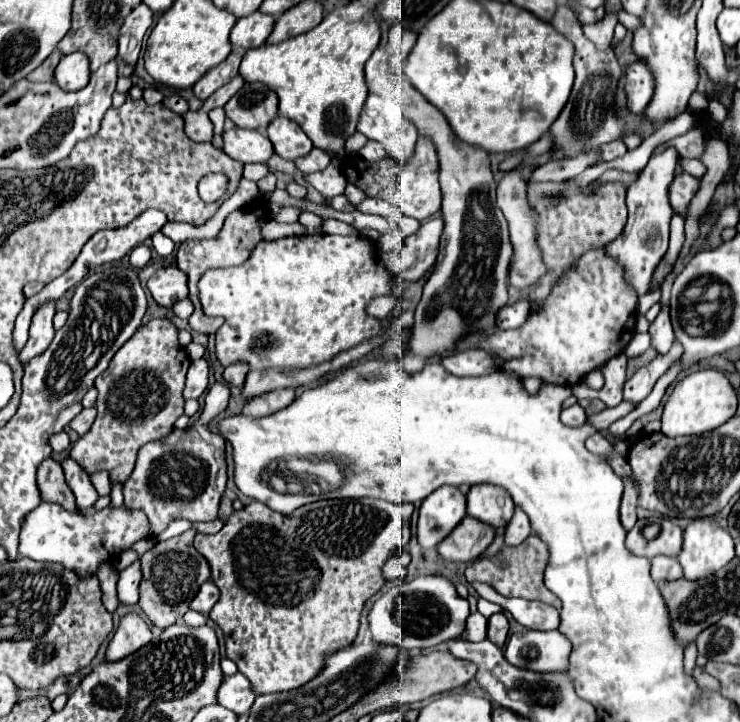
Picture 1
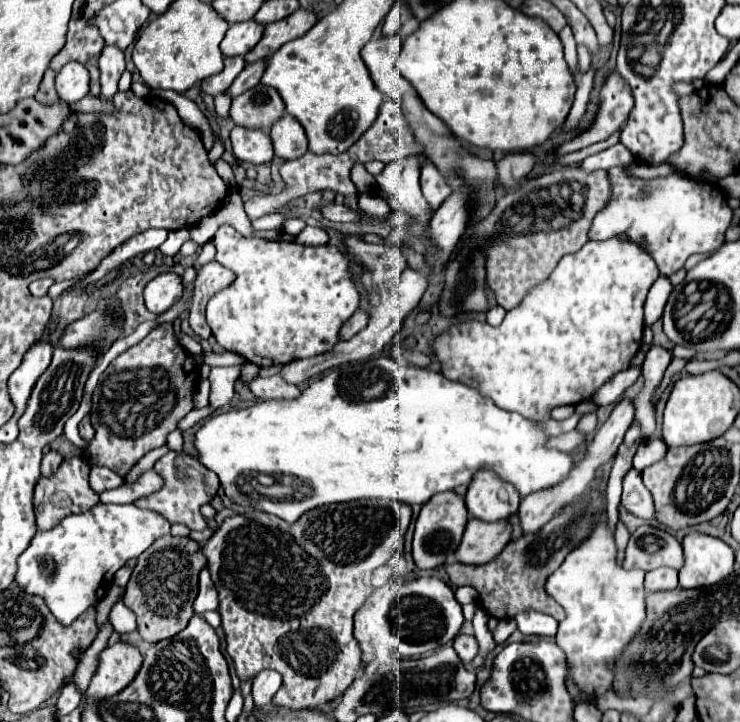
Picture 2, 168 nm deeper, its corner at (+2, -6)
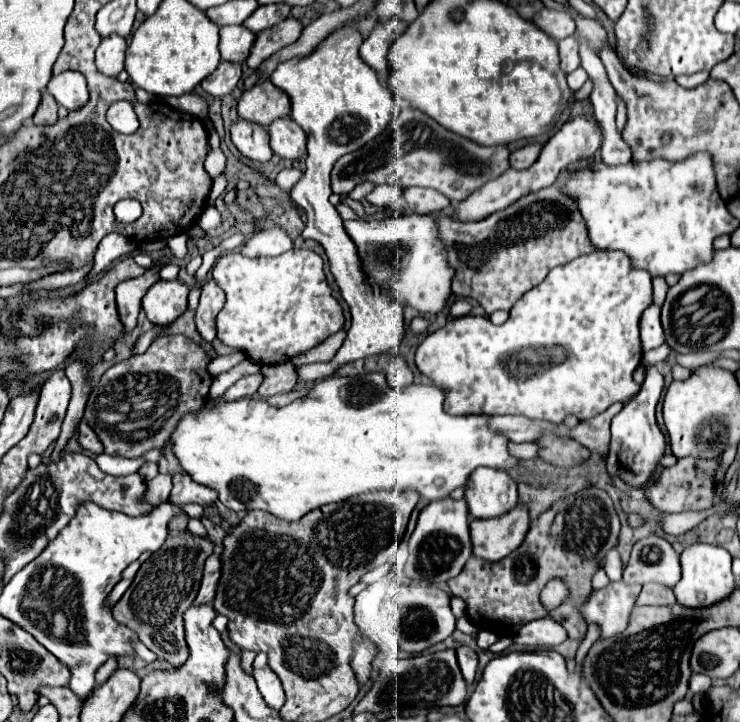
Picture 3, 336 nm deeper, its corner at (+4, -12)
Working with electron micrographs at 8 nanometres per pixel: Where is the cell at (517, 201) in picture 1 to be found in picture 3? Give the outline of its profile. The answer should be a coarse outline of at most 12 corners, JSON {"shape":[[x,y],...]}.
{"shape":[[528,144],[510,156],[516,170],[530,168],[542,144]]}

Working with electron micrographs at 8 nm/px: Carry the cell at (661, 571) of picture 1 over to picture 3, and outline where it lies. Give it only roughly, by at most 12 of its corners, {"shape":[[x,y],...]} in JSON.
{"shape":[[644,584],[638,606],[676,604],[672,588]]}

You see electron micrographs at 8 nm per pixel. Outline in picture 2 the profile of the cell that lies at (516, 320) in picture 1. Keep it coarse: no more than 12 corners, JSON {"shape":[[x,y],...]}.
{"shape":[[502,306],[488,310],[486,320],[490,326],[500,326],[506,310]]}

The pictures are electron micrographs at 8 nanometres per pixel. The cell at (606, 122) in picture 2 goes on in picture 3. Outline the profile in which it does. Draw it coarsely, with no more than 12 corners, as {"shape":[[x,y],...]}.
{"shape":[[594,116],[566,122],[528,170],[510,168],[456,206],[482,220],[524,194],[552,186],[562,170],[602,144]]}

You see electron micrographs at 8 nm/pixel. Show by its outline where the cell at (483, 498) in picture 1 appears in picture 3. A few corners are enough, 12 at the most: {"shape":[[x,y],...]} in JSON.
{"shape":[[476,468],[464,490],[474,518],[496,518],[518,504],[502,470]]}

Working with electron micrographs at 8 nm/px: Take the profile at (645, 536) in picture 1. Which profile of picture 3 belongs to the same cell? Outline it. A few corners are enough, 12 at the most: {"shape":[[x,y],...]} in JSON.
{"shape":[[648,536],[634,544],[626,584],[674,588],[680,558],[670,542]]}

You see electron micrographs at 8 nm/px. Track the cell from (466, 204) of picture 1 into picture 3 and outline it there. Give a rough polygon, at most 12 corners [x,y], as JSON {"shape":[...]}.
{"shape":[[400,18],[378,22],[360,46],[360,56],[382,78],[388,50],[408,28]]}

